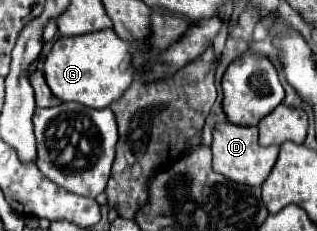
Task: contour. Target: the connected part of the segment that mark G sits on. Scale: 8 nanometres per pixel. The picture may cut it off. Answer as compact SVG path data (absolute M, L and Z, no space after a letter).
M114 29L76 37L58 37L44 59L44 75L52 93L60 101L74 101L92 109L104 109L114 99L120 99L132 83L132 69L130 45L122 41Z

